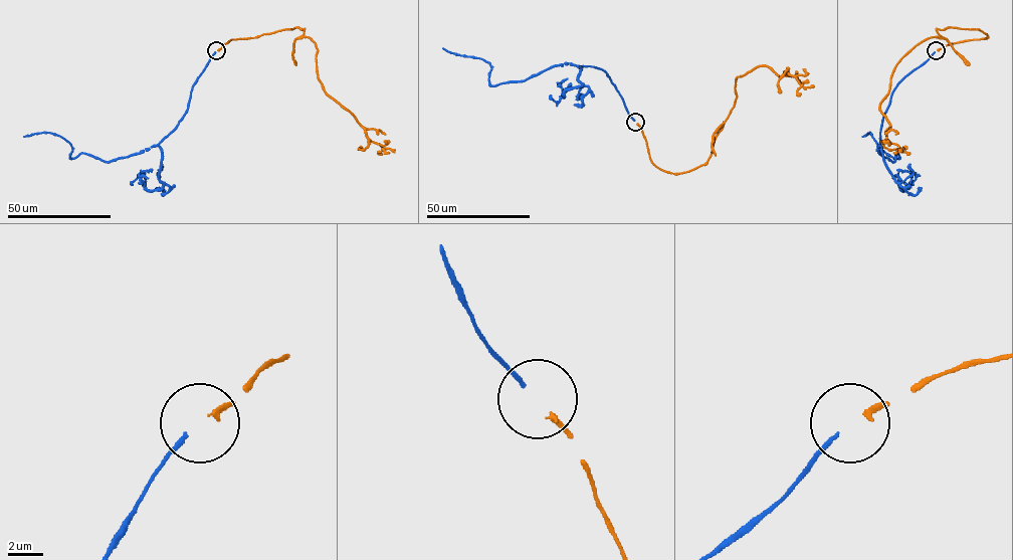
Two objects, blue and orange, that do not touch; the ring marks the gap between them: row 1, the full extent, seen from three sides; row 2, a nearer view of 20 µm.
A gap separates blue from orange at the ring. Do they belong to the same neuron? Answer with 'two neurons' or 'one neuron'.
one neuron

